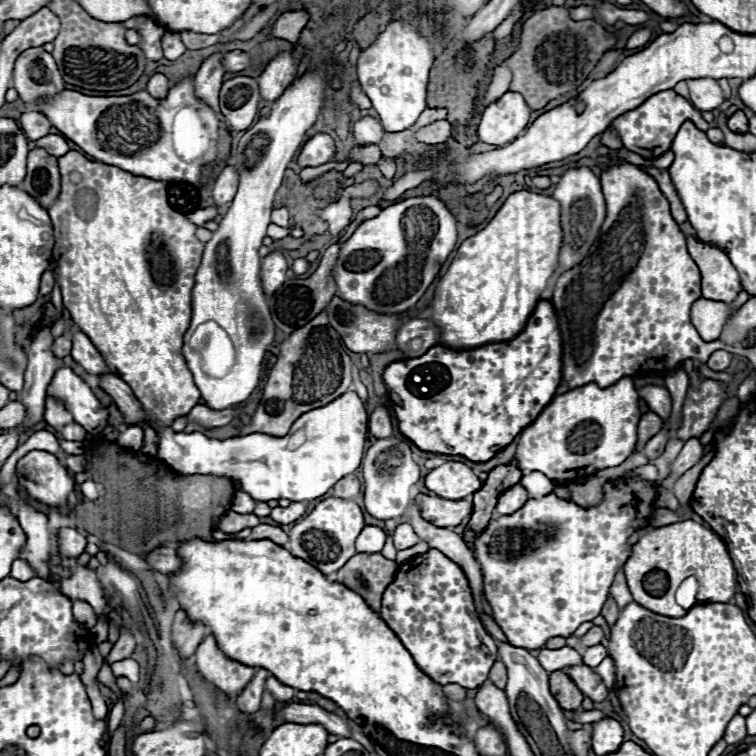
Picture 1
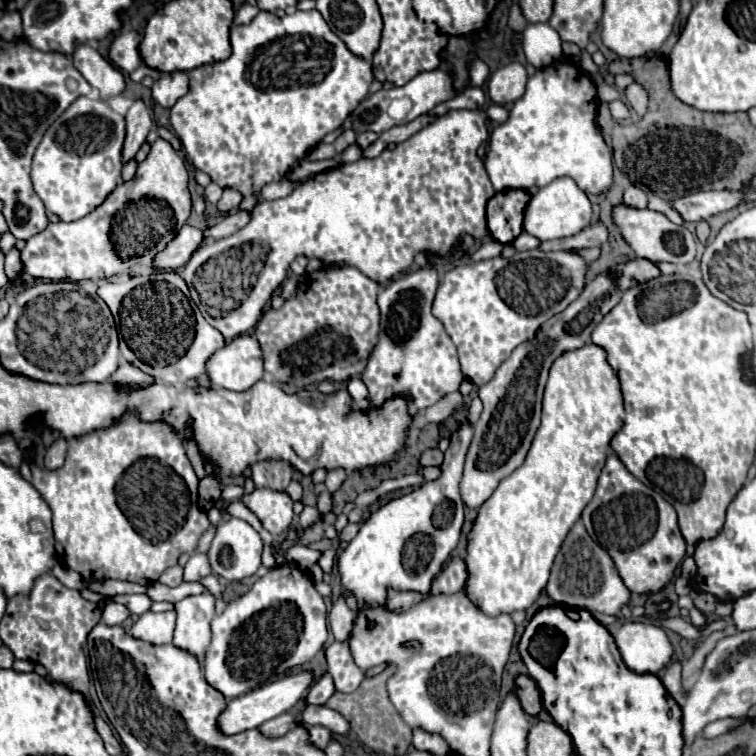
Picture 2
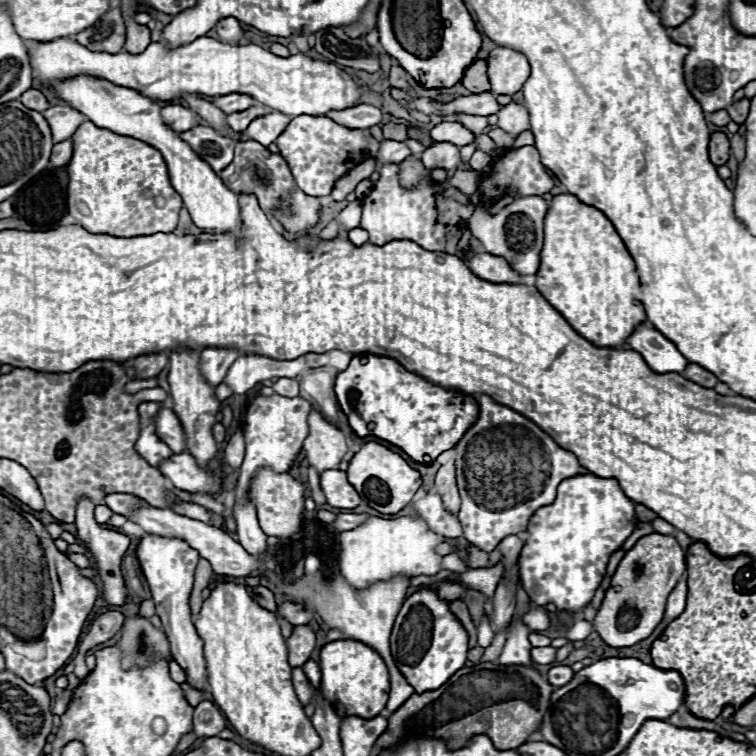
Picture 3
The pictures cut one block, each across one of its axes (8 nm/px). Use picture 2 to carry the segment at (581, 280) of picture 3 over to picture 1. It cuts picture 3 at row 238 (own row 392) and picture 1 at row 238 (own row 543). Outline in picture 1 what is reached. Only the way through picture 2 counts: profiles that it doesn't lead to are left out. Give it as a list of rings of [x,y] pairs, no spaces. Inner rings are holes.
[[[528,190],[510,194],[490,224],[460,244],[454,260],[448,266],[448,272],[438,282],[436,294],[428,306],[430,320],[440,328],[438,344],[450,348],[478,348],[490,342],[512,340],[516,334],[520,334],[540,302],[540,294],[546,290],[548,280],[556,272],[560,246],[560,202],[556,202],[552,196]]]

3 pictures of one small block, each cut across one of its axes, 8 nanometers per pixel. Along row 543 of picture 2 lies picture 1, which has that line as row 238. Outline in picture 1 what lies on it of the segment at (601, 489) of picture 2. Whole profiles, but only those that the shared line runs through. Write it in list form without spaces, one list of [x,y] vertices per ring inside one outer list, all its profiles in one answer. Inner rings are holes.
[[[628,162],[604,168],[600,180],[606,198],[606,218],[600,226],[600,238],[580,264],[558,278],[550,300],[562,336],[562,382],[570,390],[590,382],[608,388],[624,376],[636,378],[648,372],[668,376],[684,360],[706,362],[712,352],[730,350],[730,346],[718,340],[704,342],[690,322],[690,308],[702,298],[700,272],[686,250],[686,236],[670,216],[668,200],[656,180]]]

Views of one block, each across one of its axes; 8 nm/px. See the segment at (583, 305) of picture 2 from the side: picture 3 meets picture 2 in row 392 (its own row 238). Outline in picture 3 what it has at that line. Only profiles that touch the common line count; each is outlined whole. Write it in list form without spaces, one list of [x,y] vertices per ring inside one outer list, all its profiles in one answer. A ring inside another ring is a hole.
[[[520,196],[514,198],[500,213],[489,215],[482,206],[476,209],[468,222],[468,228],[484,246],[488,254],[502,256],[508,260],[508,264],[520,274],[530,276],[538,272],[540,266],[540,250],[542,250],[542,224],[544,216],[548,212],[548,202],[540,196]]]

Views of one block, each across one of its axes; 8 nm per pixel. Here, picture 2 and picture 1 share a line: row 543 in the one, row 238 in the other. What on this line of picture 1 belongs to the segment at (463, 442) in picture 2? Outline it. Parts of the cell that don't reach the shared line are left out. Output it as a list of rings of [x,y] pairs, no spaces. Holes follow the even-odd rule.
[[[416,196],[416,198],[396,202],[384,208],[378,216],[358,226],[358,230],[346,240],[340,252],[340,258],[336,262],[336,268],[334,268],[338,292],[350,304],[362,304],[368,310],[374,310],[378,314],[404,312],[412,308],[422,298],[422,294],[428,290],[428,286],[434,282],[442,264],[448,260],[450,252],[454,250],[456,240],[458,240],[456,220],[440,198]]]

